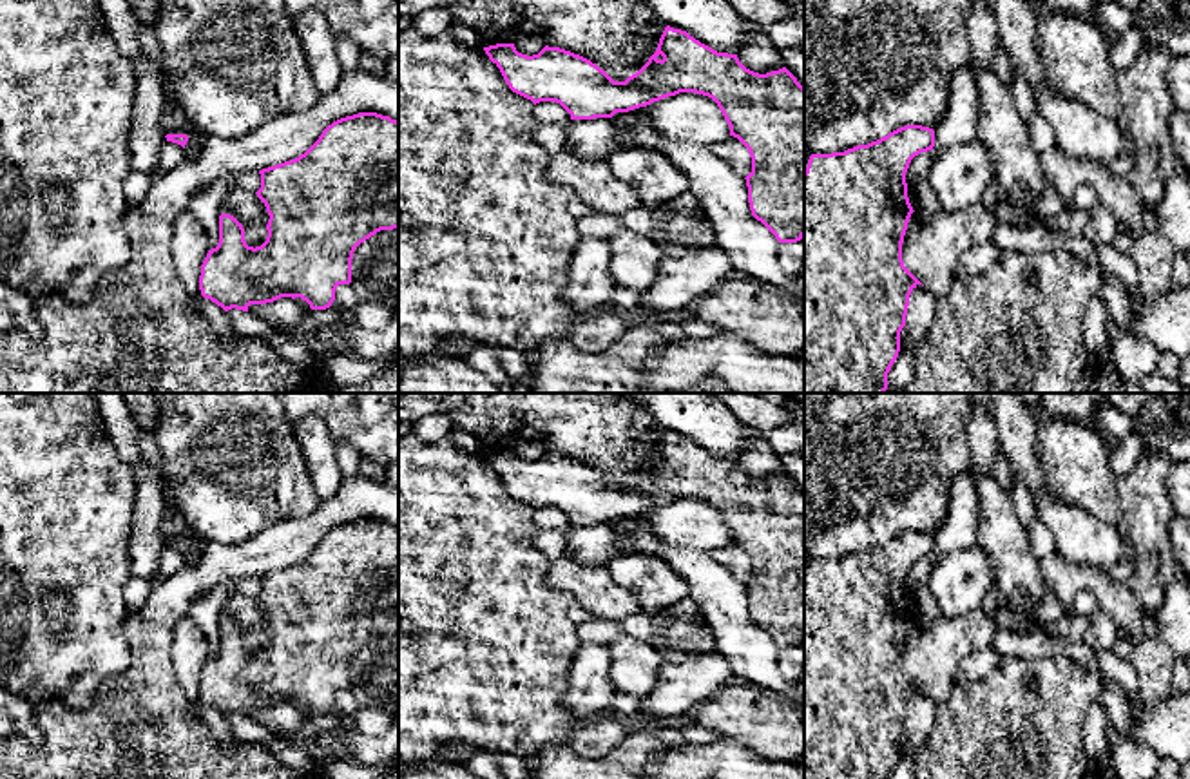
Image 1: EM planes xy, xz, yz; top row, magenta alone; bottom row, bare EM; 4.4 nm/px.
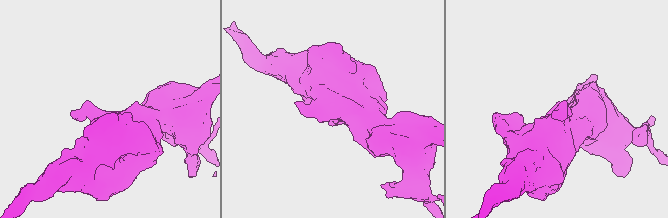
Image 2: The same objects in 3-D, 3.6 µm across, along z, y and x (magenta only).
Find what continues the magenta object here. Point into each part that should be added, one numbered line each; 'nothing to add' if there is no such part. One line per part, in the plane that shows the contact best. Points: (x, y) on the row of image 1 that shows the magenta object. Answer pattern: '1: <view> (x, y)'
nothing to add

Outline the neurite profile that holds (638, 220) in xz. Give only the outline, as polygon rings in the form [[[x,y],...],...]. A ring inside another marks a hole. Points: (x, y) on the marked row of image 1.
[[[639,207],[630,208],[621,216],[625,228],[632,230],[638,236],[650,237],[652,230],[652,208]]]

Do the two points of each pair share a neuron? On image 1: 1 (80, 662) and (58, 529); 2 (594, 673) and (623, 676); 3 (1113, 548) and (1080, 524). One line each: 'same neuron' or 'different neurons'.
1: same neuron
2: different neurons
3: same neuron

